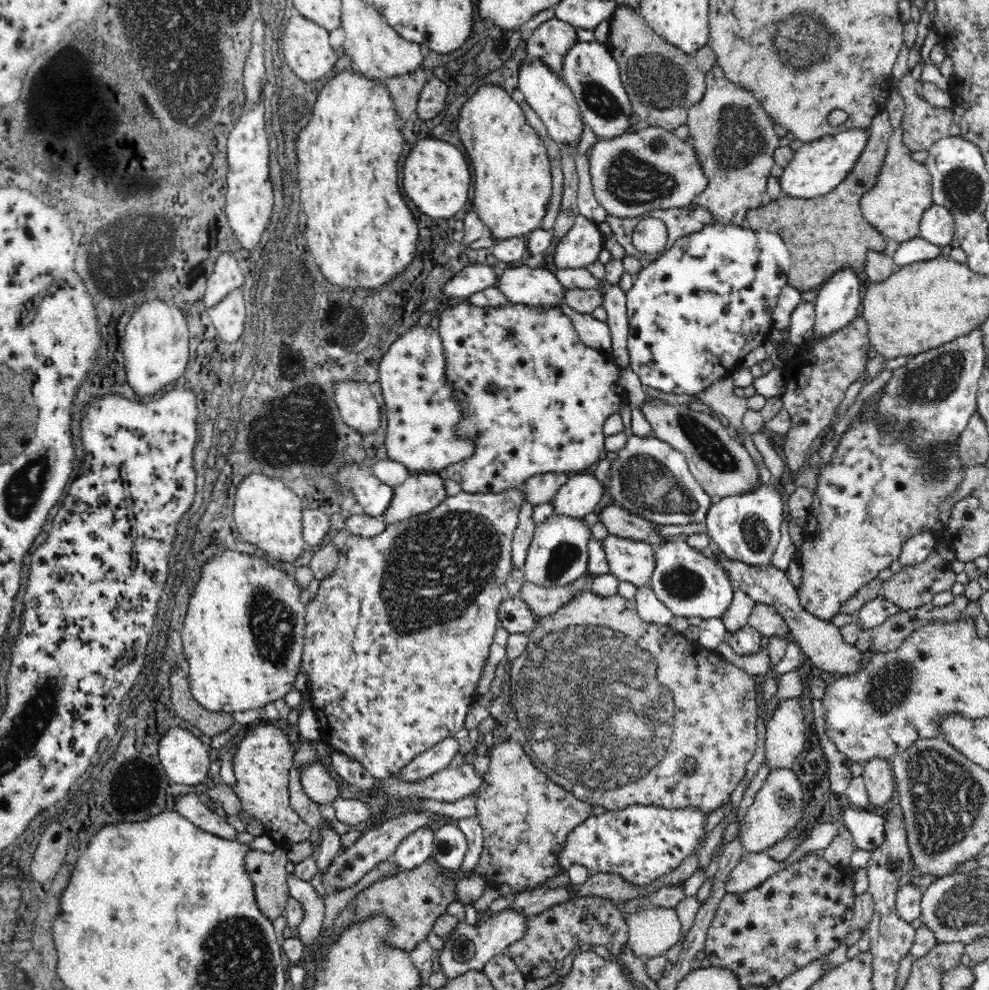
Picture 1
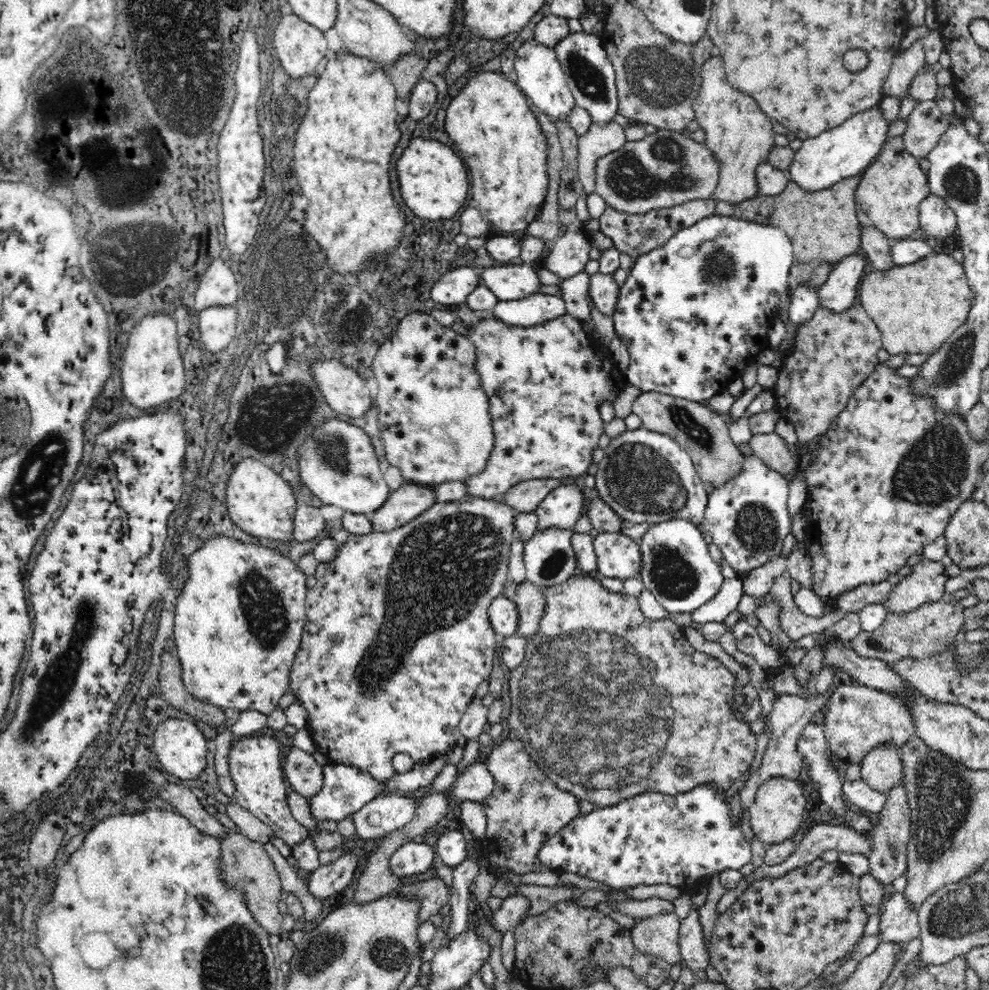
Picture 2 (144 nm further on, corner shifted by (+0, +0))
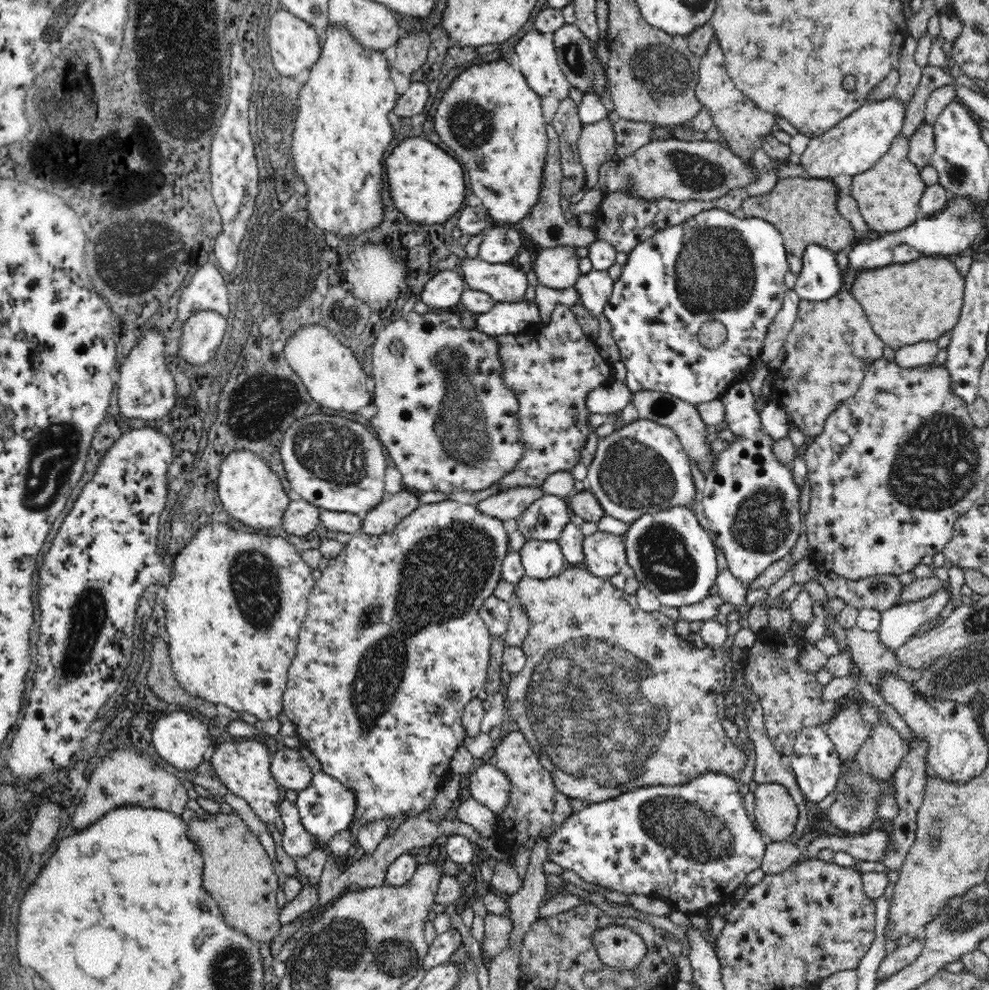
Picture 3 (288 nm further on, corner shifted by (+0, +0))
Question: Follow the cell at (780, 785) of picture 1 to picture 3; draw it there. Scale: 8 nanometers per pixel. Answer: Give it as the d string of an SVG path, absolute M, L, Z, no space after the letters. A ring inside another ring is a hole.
M760 784L756 796L756 822L768 842L784 842L796 830L798 808L790 790L782 784Z

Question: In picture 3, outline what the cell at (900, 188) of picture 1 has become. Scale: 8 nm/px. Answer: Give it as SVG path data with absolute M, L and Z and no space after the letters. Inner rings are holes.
M898 134L892 140L890 150L878 160L876 166L846 180L848 192L856 198L870 230L876 230L880 234L900 232L920 218L920 202L928 186L924 184L922 174L918 166L910 160L908 152L910 152L910 138Z

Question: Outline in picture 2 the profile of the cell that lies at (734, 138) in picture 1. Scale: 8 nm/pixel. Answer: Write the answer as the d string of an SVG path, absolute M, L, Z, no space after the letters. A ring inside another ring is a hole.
M714 54L702 68L702 88L698 98L692 104L694 116L706 132L704 146L712 152L712 156L718 160L720 166L720 184L710 196L712 200L722 200L732 206L738 206L746 200L752 200L758 196L758 184L756 184L756 170L760 164L768 162L768 156L772 152L774 136L772 130L772 118L760 108L760 104L742 92L738 92L726 76L726 66L718 54Z

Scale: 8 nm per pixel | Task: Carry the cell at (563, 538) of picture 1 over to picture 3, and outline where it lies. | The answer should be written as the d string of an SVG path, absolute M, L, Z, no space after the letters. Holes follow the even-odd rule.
M528 540L520 550L522 564L526 576L536 580L548 580L564 572L564 552L560 548L560 540L554 542L538 542Z

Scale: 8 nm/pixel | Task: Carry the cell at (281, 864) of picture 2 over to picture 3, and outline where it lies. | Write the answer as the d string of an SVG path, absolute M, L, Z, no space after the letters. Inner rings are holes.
M228 792L224 800L234 808L236 816L240 816L240 818L250 826L250 830L258 836L260 844L264 844L264 848L266 848L266 852L270 854L272 862L276 862L276 866L278 866L278 858L276 858L276 844L274 844L274 840L272 840L272 834L268 834L268 830L266 830L266 826L268 826L268 824L260 822L260 820L258 820L258 816L254 814L254 810L250 808L250 804L248 804L246 800L242 800L240 796L236 796L236 794Z

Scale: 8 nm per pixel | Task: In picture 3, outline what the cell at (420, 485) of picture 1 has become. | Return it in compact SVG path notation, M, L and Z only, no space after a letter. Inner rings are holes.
M402 490L394 496L386 496L382 504L378 504L374 510L362 516L362 534L366 536L384 536L394 532L394 528L416 508L420 506L418 502L418 492L414 490Z

